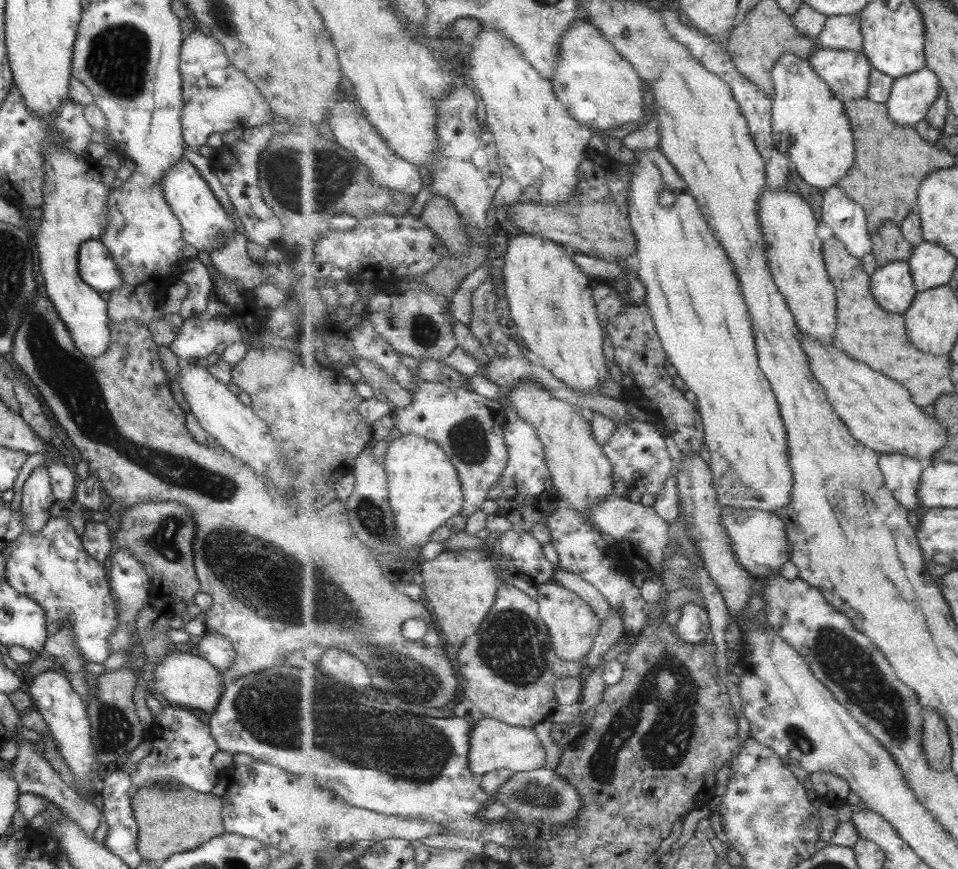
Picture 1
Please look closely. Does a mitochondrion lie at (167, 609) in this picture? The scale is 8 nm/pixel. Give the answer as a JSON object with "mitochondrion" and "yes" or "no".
{"mitochondrion":"no"}

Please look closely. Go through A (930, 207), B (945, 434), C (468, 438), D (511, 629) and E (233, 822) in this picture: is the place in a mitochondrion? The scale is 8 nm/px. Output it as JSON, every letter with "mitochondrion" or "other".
{"A":"other","B":"other","C":"mitochondrion","D":"mitochondrion","E":"other"}

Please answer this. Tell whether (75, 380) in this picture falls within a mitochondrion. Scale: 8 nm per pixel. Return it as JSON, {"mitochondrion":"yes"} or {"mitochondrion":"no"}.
{"mitochondrion":"yes"}

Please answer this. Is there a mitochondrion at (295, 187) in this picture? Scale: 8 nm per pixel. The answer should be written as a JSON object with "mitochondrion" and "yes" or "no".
{"mitochondrion":"yes"}

